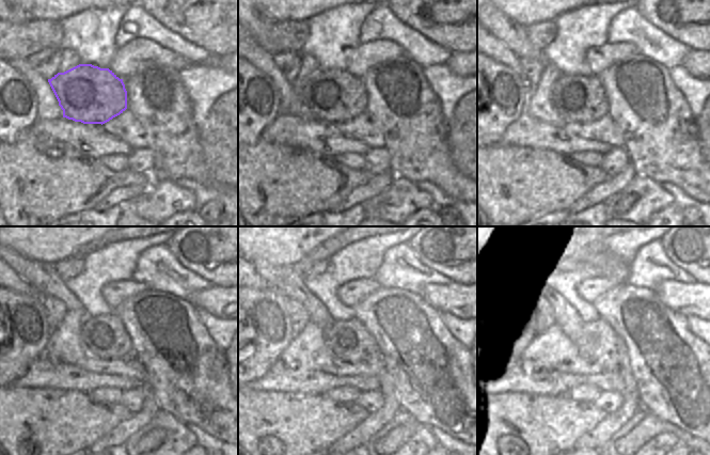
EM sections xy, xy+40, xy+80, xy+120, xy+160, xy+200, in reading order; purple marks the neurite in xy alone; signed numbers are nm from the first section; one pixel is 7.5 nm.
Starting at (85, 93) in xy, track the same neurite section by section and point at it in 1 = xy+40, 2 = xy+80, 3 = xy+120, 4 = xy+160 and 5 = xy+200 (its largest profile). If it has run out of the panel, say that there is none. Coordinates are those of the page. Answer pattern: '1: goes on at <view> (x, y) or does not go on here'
1: goes on at xy+40 (332, 96)
2: goes on at xy+80 (576, 98)
3: goes on at xy+120 (105, 336)
4: goes on at xy+160 (349, 341)
5: goes on at xy+200 (599, 344)

